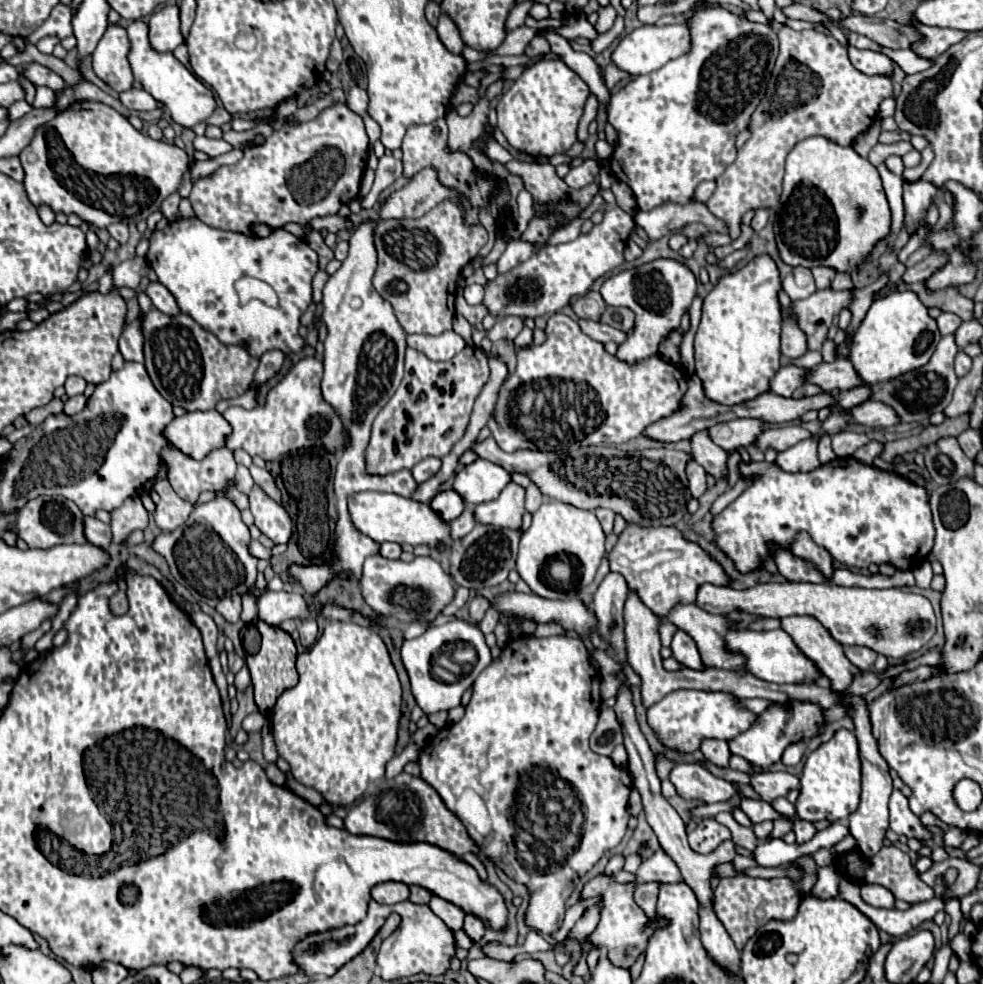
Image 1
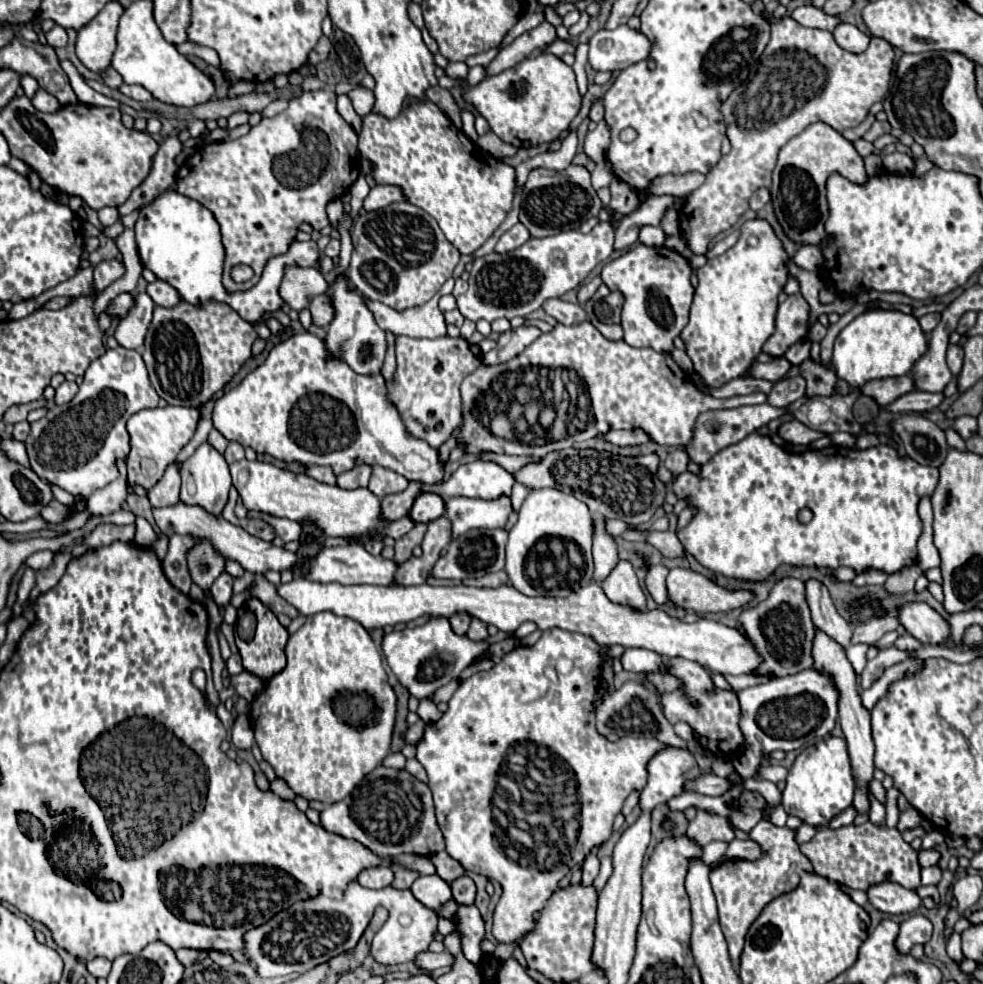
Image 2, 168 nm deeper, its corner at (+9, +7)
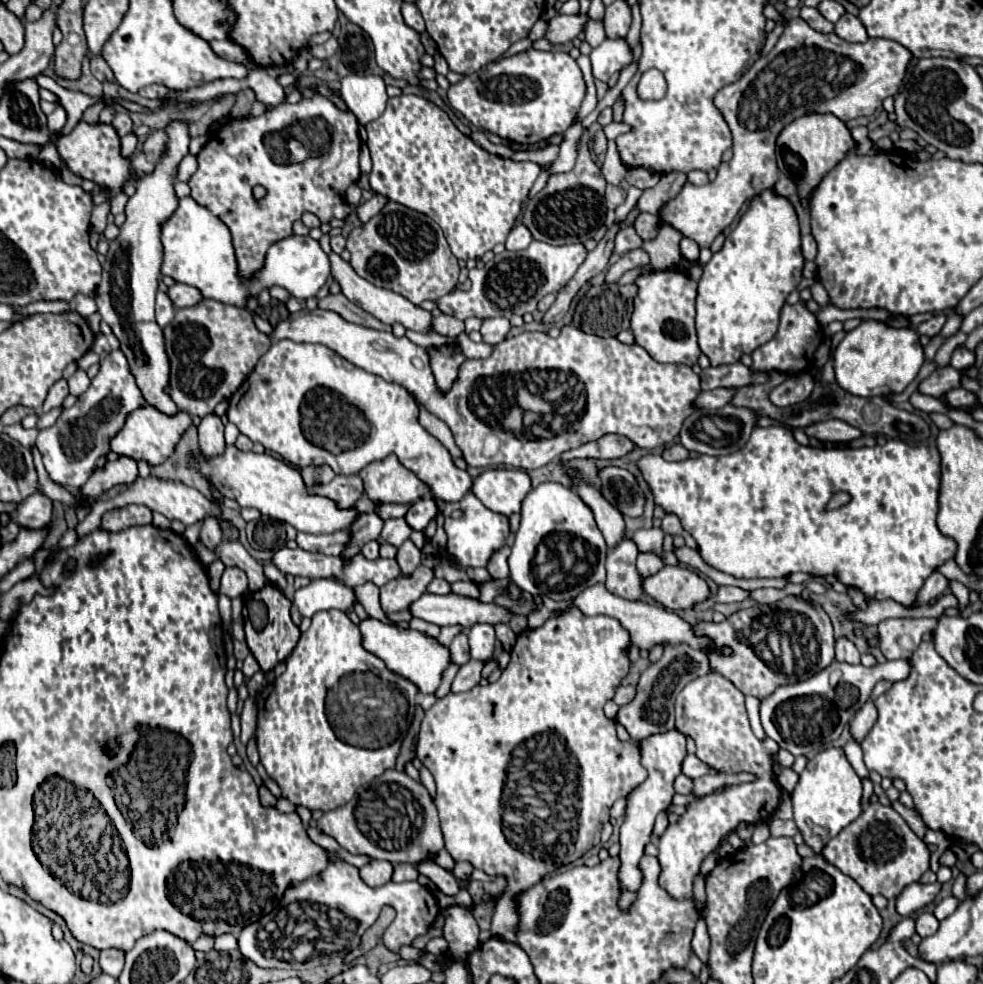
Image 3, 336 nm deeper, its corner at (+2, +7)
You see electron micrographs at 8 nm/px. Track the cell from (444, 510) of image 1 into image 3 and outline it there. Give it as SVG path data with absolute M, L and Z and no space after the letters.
M428 495L428 497L422 497L422 499L418 499L416 503L412 503L404 519L408 521L408 525L410 525L412 529L422 531L422 529L426 529L426 525L436 517L436 513L438 513L438 507L436 507L434 499Z

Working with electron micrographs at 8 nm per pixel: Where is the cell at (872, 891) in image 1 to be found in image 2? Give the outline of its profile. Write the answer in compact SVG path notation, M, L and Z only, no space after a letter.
M877 883L867 889L869 903L877 907L883 913L891 915L901 915L901 913L911 913L921 905L921 899L917 897L915 891L907 891L897 883Z

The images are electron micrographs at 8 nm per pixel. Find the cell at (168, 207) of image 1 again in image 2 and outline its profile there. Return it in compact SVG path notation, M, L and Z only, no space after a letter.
M167 137L165 143L161 143L157 155L153 157L153 167L151 167L149 177L131 193L129 201L118 208L119 220L104 228L104 230L109 230L109 232L104 231L106 236L115 240L124 230L120 221L121 217L131 213L131 211L143 209L145 205L153 203L159 195L163 195L165 191L169 191L175 185L175 173L177 173L175 157L181 151L183 151L183 143L179 141L179 137Z

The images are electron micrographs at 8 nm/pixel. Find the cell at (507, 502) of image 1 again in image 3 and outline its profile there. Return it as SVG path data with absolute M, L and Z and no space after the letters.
M468 493L462 501L452 503L452 511L462 511L462 517L448 517L444 523L444 531L448 535L446 555L454 557L462 567L486 567L492 553L496 553L496 549L502 549L506 543L506 537L510 533L508 517L486 509L472 493Z

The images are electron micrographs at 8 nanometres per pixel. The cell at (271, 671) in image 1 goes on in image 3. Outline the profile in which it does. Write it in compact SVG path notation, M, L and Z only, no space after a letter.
M264 585L264 589L254 591L250 595L254 599L260 599L260 601L266 603L266 607L268 607L268 623L266 623L266 627L262 631L256 631L252 625L246 625L246 643L248 643L248 647L252 651L252 655L256 657L256 661L260 663L262 671L270 671L270 669L274 669L276 663L284 661L292 653L292 649L296 647L296 643L300 639L300 629L290 619L290 605L292 605L290 599L276 585Z

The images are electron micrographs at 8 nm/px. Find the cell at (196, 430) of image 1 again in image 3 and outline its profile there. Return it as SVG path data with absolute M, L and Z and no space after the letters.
M140 407L128 415L128 421L124 421L120 433L112 437L110 449L118 455L126 455L136 461L146 459L150 465L160 465L174 453L174 447L182 437L182 433L188 429L188 425L190 425L190 417L182 411L176 413L174 417L168 417L154 407Z

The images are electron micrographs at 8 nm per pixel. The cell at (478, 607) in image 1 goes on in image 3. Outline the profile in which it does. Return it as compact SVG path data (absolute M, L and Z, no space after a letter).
M460 633L452 645L450 645L450 663L454 665L464 665L470 661L470 653L468 653L468 637L466 633Z

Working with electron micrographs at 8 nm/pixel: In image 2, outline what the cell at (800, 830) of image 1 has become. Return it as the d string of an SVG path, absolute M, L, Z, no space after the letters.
M759 821L751 831L749 837L755 839L763 849L765 855L757 861L743 861L743 859L727 859L719 867L711 871L711 887L719 907L719 923L723 935L729 945L729 955L733 965L737 967L739 955L743 949L743 939L749 925L759 917L763 907L777 899L781 893L789 893L799 885L799 871L813 873L811 861L801 853L799 843L795 839L795 831L789 827L775 827L771 821Z

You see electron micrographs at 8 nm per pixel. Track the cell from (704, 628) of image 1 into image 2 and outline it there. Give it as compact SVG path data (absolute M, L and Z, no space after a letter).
M651 565L649 571L647 571L647 591L651 593L651 597L655 599L657 605L669 605L669 607L675 607L673 601L669 601L669 593L665 589L665 577L667 577L669 569L663 567L663 565Z

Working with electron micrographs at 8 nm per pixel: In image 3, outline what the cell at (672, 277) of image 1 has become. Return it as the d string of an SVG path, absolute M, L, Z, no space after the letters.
M680 269L652 271L636 279L638 295L634 299L634 313L630 319L630 329L636 337L636 343L644 347L650 357L658 363L674 365L694 365L700 357L700 347L696 343L694 329L694 299L696 299L696 281L692 281Z

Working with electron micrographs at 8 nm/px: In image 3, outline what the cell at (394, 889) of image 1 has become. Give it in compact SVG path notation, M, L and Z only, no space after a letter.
M370 861L364 867L360 867L360 877L370 887L380 887L390 881L392 877L392 865L388 861Z

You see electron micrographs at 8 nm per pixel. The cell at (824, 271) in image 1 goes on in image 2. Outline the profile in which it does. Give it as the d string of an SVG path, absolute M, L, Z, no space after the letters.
M813 245L799 247L797 255L793 257L793 263L795 263L799 269L805 269L805 271L819 271L821 261L823 261L821 249L819 249L819 247L813 247Z

